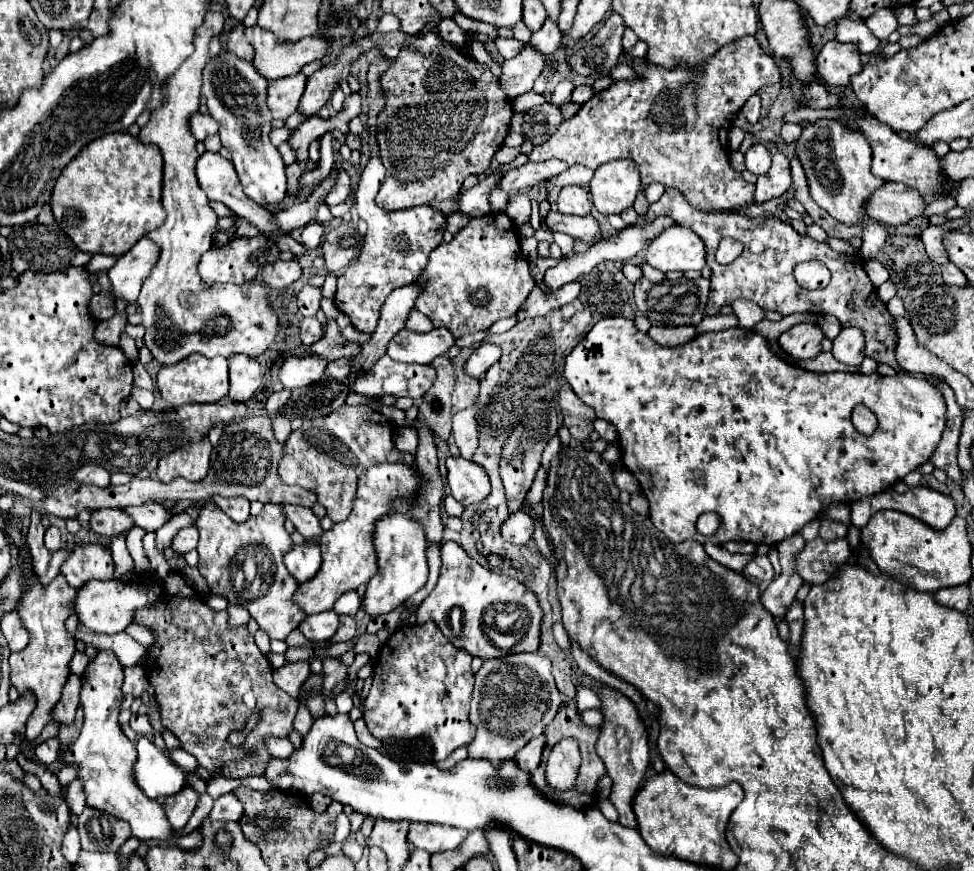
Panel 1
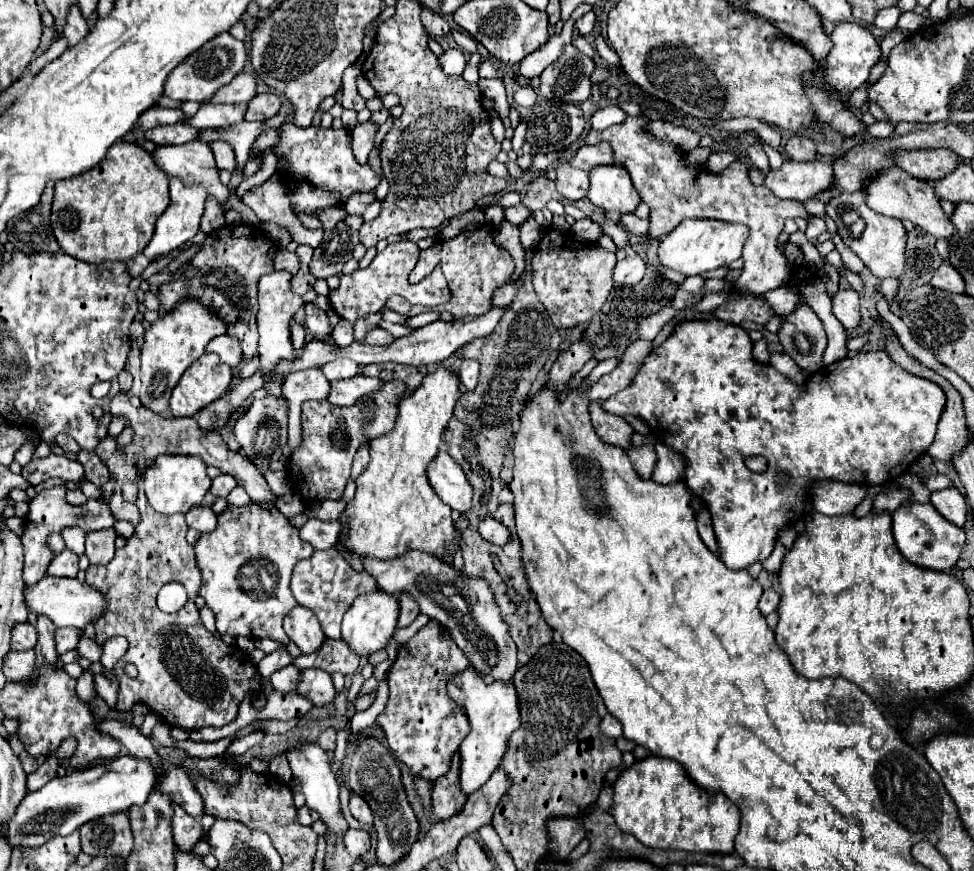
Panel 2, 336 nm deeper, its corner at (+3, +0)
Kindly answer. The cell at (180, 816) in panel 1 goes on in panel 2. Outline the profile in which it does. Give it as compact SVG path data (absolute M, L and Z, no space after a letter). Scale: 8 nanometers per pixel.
M174 804L174 818L172 818L172 828L174 828L174 840L180 852L190 852L204 836L204 828L198 818L190 816L182 806Z

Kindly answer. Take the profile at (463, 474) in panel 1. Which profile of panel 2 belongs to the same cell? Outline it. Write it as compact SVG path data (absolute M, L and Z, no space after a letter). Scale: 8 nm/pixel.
M438 452L438 456L428 464L426 474L440 500L452 510L464 514L472 508L472 486L448 452Z

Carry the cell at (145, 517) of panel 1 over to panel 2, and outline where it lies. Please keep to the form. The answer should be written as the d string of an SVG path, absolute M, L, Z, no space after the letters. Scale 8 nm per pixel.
M64 486L42 490L30 502L30 512L28 512L28 518L24 522L24 534L22 534L24 582L26 584L36 584L36 580L40 580L40 576L46 574L46 568L52 562L52 550L48 548L48 536L52 532L62 532L64 528L72 528L72 526L78 526L84 532L104 530L104 528L112 528L114 526L114 518L112 518L112 512L110 512L108 504L104 504L102 500L88 500L82 506L72 506L62 496L62 490L64 490Z

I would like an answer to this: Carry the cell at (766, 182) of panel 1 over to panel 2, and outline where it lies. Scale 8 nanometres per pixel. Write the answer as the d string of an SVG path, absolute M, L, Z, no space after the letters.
M788 160L778 170L770 170L764 182L776 198L792 198L800 202L830 190L832 184L832 164L822 160L814 160L812 164L796 164L794 160Z

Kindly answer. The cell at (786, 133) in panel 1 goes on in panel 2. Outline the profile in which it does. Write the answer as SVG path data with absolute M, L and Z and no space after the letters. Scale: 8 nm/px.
M794 134L786 142L786 154L790 160L796 160L796 162L812 162L816 160L816 144L812 142L812 138L804 134Z

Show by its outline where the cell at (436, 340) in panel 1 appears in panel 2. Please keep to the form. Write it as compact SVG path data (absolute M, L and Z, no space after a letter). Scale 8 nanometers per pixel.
M372 328L372 330L362 338L362 342L364 342L364 344L370 344L370 346L388 346L388 344L392 344L392 340L394 340L394 336L388 334L386 330L380 330L380 328Z

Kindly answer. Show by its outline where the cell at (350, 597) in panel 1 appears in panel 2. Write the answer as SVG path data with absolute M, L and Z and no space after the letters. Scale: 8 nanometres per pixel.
M328 548L322 552L314 552L308 560L300 560L296 564L294 574L292 574L292 594L300 606L310 608L320 624L322 630L328 638L338 638L340 636L340 622L346 610L352 606L352 602L368 592L376 592L378 584L368 572L356 572L354 568L348 566L344 556L336 548Z

